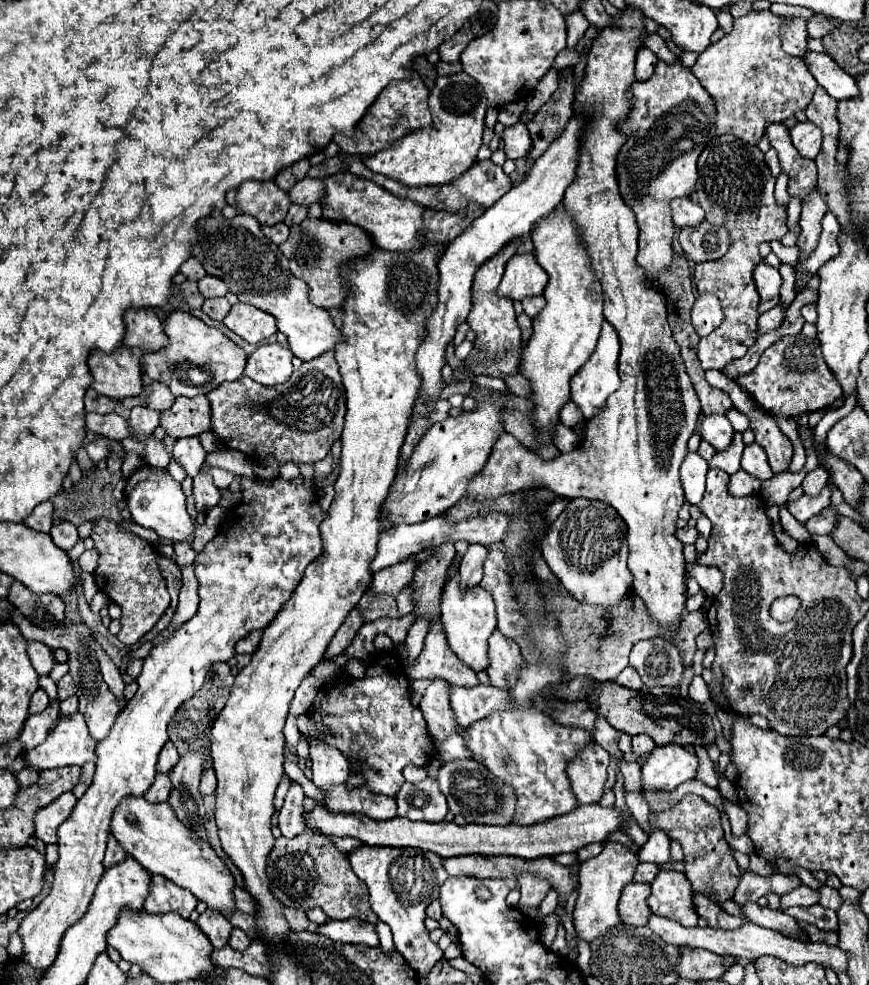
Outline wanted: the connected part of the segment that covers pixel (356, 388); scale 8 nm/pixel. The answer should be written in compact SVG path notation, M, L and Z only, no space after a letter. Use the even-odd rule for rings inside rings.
M471 202L469 214L447 214L437 210L425 210L425 228L427 228L427 244L419 252L387 252L381 248L375 248L367 258L355 260L345 264L343 268L343 282L349 284L349 296L343 304L343 326L341 332L345 336L345 342L341 342L335 348L335 358L339 364L339 372L343 378L343 386L347 392L347 416L345 416L345 428L341 434L341 472L335 480L335 498L333 504L321 522L321 538L323 538L323 554L307 566L303 580L295 588L293 596L273 618L273 622L265 628L261 644L257 652L253 654L251 662L237 674L235 686L231 690L231 696L225 704L225 708L217 714L213 726L211 726L211 758L213 768L217 772L217 810L215 820L219 826L219 838L221 846L227 852L227 856L235 862L235 866L241 870L245 878L247 890L253 894L253 898L259 904L257 912L257 926L259 936L271 942L273 946L279 946L283 938L291 932L289 924L283 918L281 902L269 892L269 880L265 874L267 854L273 848L275 838L271 836L271 816L275 812L273 798L275 790L283 776L283 726L289 712L289 704L293 700L293 694L301 680L323 660L327 644L339 630L339 626L345 622L347 614L357 606L359 598L367 590L371 582L369 562L373 560L373 554L377 550L377 538L381 532L379 524L379 508L385 500L389 486L395 480L397 464L399 464L399 450L403 444L403 438L407 434L409 418L413 412L413 404L417 400L417 390L421 384L421 378L417 378L415 372L415 350L421 338L425 336L425 320L433 312L433 306L437 302L437 260L447 248L447 244L461 234L477 216L481 210Z

